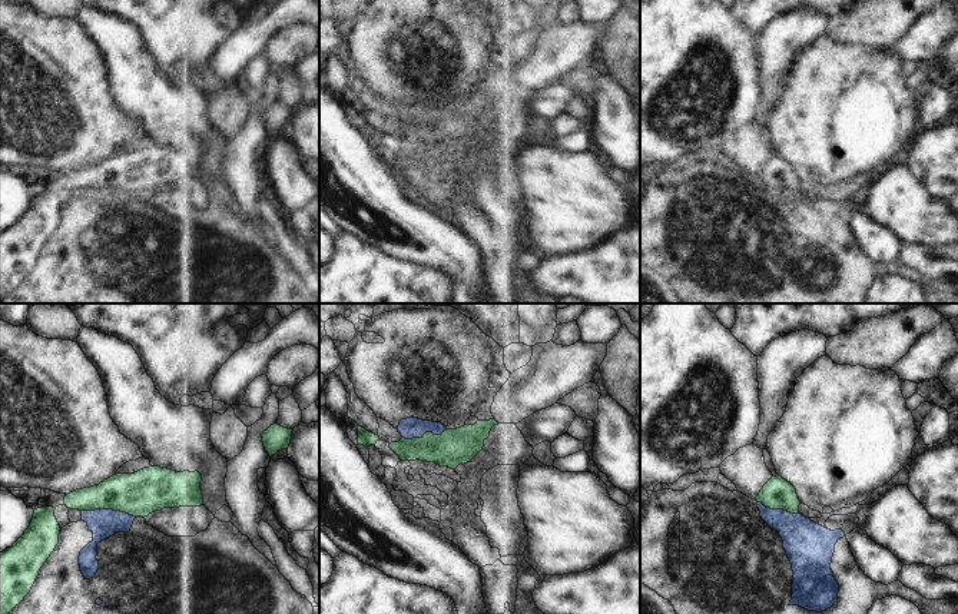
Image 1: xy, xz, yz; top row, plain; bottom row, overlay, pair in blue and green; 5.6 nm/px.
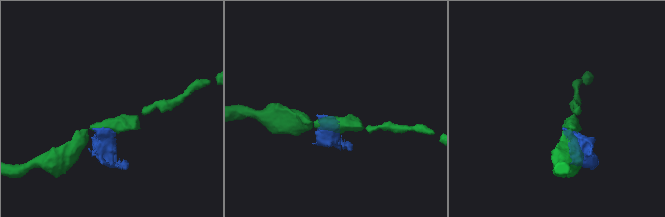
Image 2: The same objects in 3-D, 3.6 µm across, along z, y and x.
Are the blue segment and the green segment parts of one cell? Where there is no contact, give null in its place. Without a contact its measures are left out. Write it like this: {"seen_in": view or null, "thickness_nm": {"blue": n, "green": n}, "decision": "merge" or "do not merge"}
{"seen_in": "xy", "thickness_nm": {"blue": 160, "green": 240}, "decision": "do not merge"}

